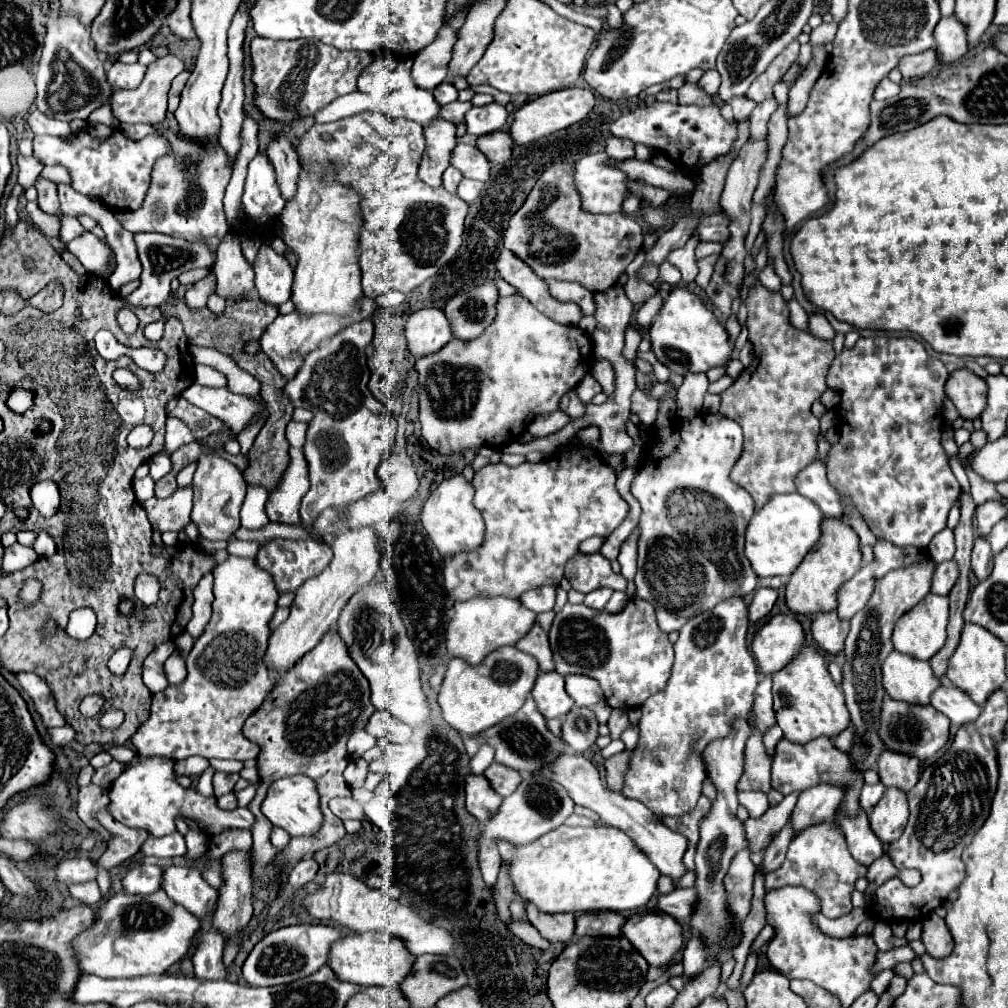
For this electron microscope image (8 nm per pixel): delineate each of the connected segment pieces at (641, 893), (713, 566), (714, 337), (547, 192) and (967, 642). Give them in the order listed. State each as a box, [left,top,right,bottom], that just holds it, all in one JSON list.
[[499,824,659,914],[631,412,757,632],[649,288,733,376],[505,162,643,292],[947,622,1007,706]]

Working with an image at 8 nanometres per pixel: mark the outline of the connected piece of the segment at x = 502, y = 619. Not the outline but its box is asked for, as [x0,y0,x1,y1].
[447,598,537,664]

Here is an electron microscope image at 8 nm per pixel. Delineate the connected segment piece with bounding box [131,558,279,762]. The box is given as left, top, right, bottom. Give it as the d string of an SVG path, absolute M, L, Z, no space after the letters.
M227 558L213 574L203 576L193 596L193 616L187 630L193 638L197 638L199 632L203 634L195 640L187 656L189 674L179 686L167 686L153 696L151 716L135 732L131 744L139 754L143 752L143 756L169 756L173 760L195 754L205 758L233 758L239 762L257 758L259 746L249 742L241 728L273 688L263 658L271 634L269 620L279 598L275 582L255 560Z

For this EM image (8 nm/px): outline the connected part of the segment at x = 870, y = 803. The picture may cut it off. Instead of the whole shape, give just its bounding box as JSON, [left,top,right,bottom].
[859,782,885,810]

